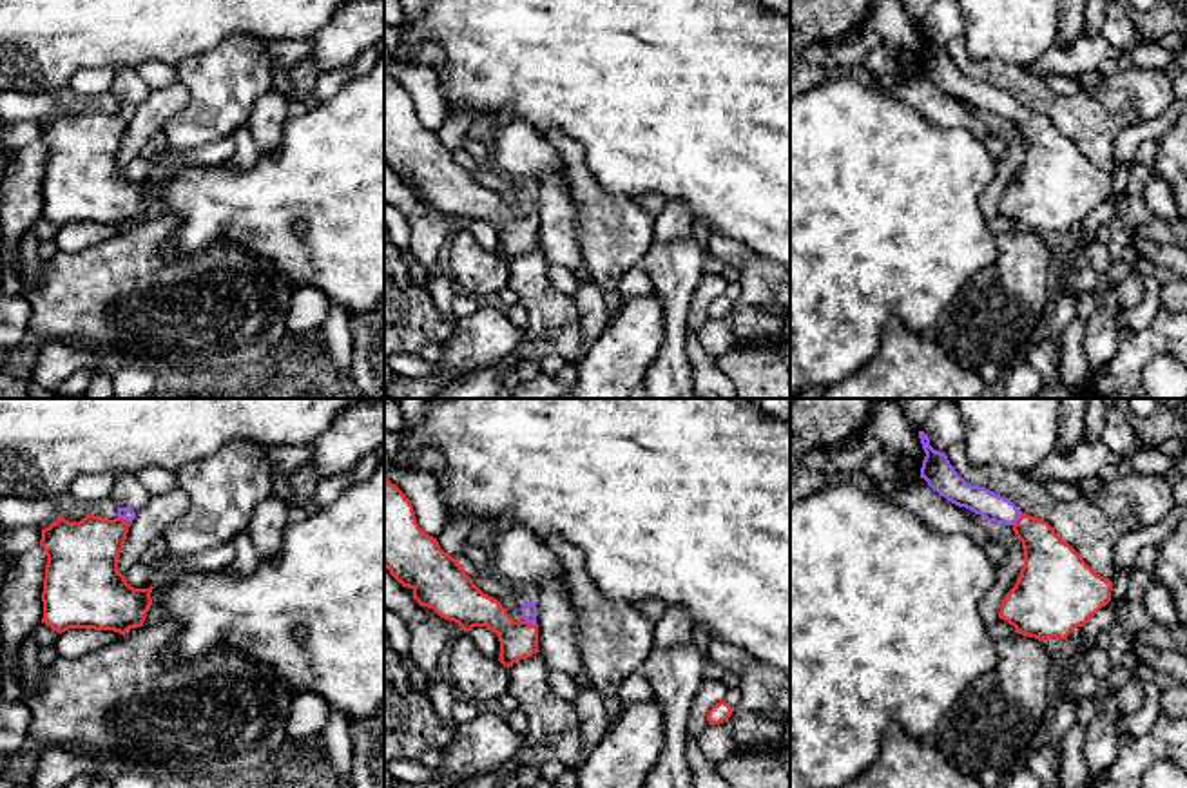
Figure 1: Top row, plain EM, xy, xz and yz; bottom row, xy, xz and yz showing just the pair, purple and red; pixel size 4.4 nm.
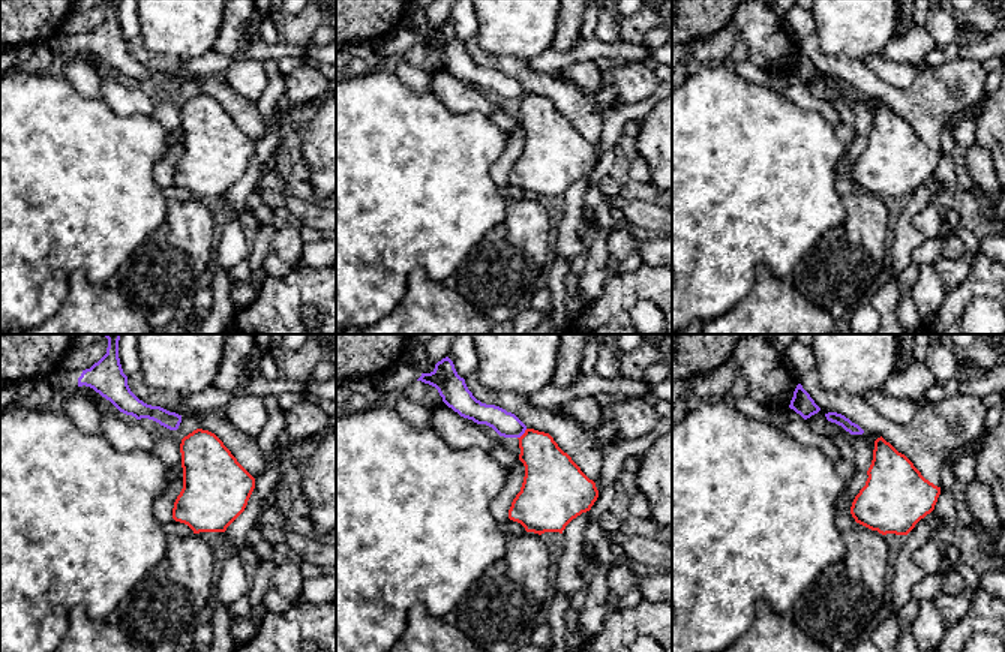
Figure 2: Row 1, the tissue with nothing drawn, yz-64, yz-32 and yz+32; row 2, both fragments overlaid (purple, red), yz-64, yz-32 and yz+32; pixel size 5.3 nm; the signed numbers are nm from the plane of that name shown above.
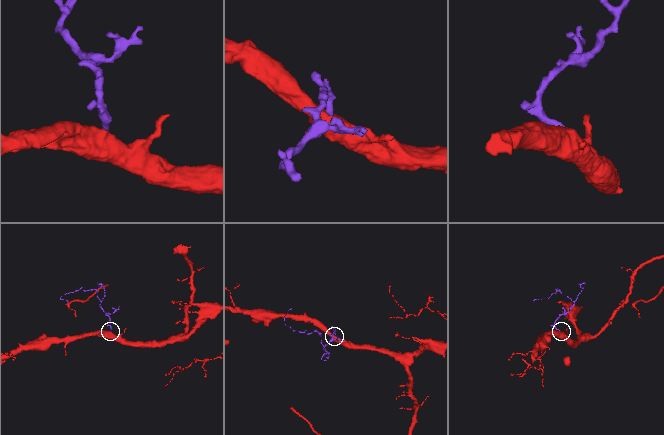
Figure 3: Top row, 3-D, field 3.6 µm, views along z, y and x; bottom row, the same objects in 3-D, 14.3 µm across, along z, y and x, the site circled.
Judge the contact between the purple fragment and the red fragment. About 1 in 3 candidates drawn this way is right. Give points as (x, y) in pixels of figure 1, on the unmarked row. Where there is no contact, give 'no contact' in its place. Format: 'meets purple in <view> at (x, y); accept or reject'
meets purple in xz at (530, 216); accept

